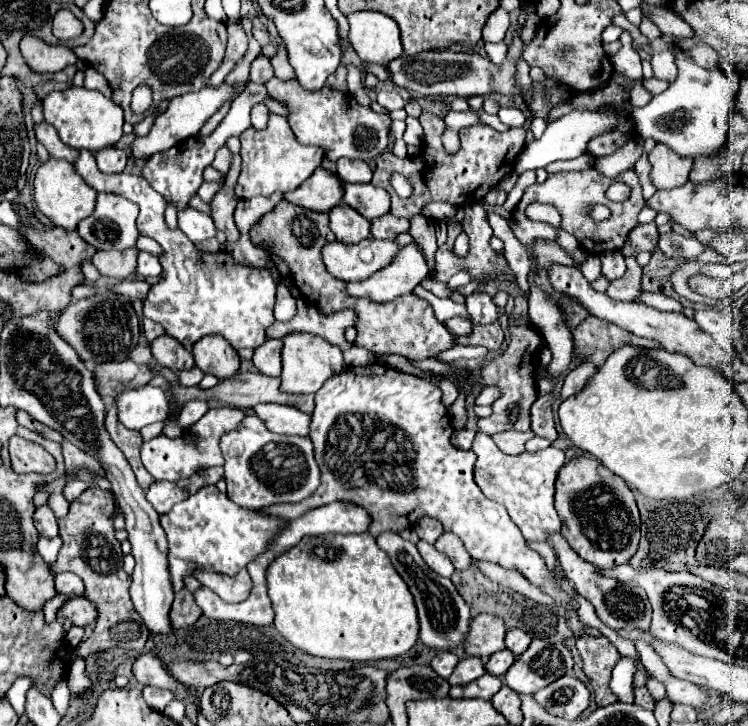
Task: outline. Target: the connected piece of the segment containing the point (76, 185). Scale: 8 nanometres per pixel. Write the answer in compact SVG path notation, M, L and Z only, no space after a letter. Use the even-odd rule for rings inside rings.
M50 156L44 164L40 164L40 168L34 176L34 202L36 202L38 210L54 222L54 226L62 226L66 230L76 230L76 224L94 212L96 190L90 188L88 184L84 184L82 176L76 172L76 168L72 164Z

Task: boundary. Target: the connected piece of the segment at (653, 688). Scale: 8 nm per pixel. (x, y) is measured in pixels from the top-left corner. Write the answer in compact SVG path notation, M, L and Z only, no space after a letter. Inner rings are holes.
M648 674L648 682L646 682L646 688L652 692L652 696L654 696L654 700L662 700L662 698L666 698L666 688L664 688L664 684L660 684L656 678L652 678L650 674Z

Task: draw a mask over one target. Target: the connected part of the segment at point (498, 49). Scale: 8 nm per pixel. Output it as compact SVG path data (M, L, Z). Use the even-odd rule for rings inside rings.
M484 42L484 48L486 48L486 52L488 52L488 58L490 58L494 64L504 62L504 56L506 56L506 52L508 52L506 42L498 42L498 44L488 44L488 42Z

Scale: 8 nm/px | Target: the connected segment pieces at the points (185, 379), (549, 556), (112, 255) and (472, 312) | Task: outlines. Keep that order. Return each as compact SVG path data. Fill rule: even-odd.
M190 368L188 372L178 372L178 384L180 386L196 386L202 380L204 372L200 368Z
M528 540L528 546L530 546L532 550L536 550L536 552L546 560L548 568L554 568L554 566L556 566L556 554L552 552L552 546L550 546L548 542L530 542L530 540Z
M126 248L122 252L120 250L108 250L108 252L98 250L92 256L92 264L98 268L102 276L124 280L136 272L136 256L138 256L136 248Z
M484 292L480 294L470 294L466 298L466 310L474 326L486 326L498 320L498 308L492 302L492 298Z

